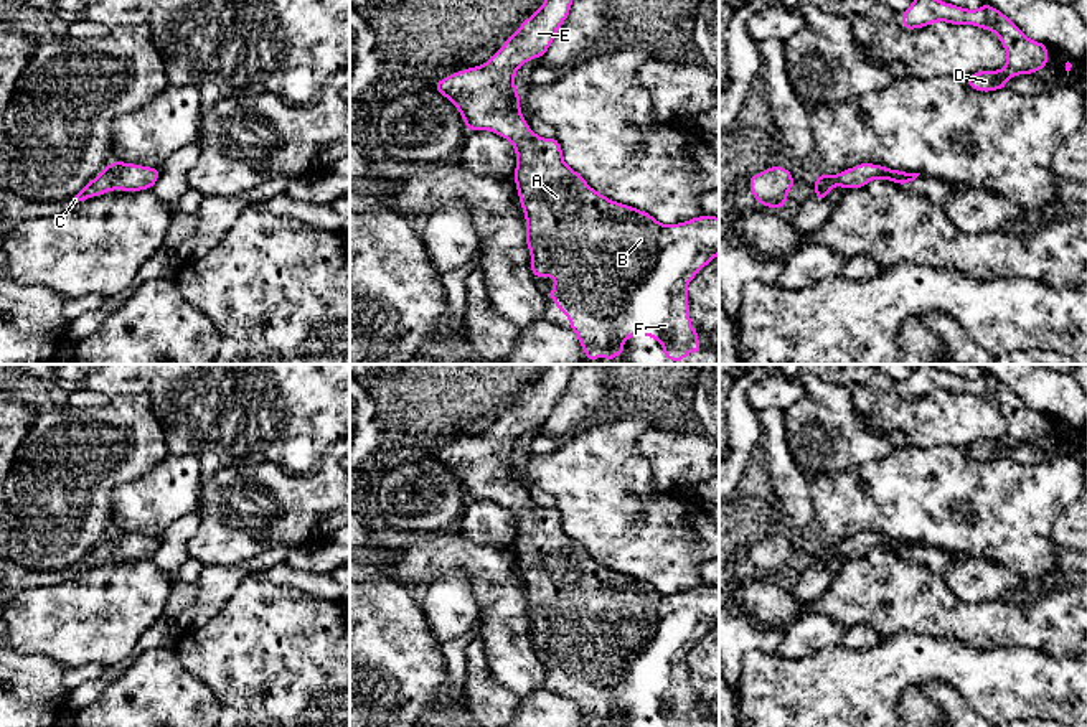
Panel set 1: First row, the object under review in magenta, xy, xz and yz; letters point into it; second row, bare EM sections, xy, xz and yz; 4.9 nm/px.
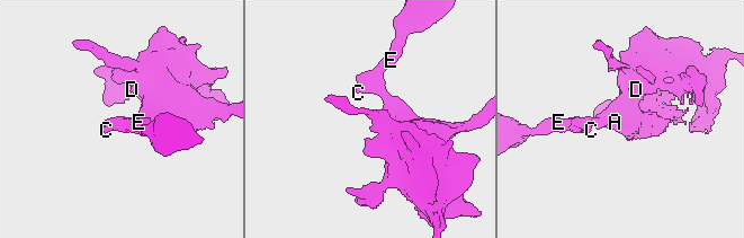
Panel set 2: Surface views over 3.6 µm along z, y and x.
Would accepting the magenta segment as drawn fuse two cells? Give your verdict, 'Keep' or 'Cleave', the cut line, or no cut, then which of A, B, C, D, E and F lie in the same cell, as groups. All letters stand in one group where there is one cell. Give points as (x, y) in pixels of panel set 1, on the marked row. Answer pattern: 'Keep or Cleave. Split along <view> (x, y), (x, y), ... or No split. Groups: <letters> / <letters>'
Keep. No split. Groups: A B C D E F

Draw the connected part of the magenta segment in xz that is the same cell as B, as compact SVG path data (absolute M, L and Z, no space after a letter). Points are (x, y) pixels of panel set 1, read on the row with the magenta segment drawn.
M544 0L490 61L454 73L434 87L459 109L468 130L490 130L513 143L513 178L526 216L531 274L558 279L551 302L571 320L571 330L587 353L586 361L595 363L602 351L609 363L623 354L627 336L653 336L671 363L681 363L691 349L703 351L696 341L701 331L689 328L686 288L719 254L719 218L703 214L680 224L660 224L645 211L605 198L564 163L558 138L538 137L520 112L515 73L548 51L571 5L572 0Z

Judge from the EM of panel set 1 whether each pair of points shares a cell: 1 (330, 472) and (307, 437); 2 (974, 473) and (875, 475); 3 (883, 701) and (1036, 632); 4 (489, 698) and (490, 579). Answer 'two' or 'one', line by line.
1: two
2: one
3: two
4: two

